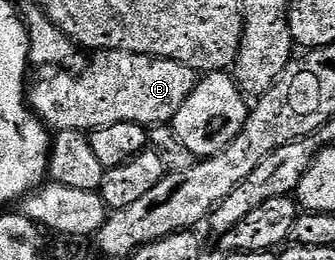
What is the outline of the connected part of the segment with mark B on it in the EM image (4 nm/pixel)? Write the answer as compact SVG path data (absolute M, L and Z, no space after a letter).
M104 52L95 55L95 60L83 70L79 76L62 76L66 74L54 74L51 80L42 80L38 85L31 87L28 92L28 103L35 116L46 125L47 129L53 130L55 133L67 132L68 130L76 130L77 132L85 132L87 134L95 132L97 128L103 128L104 126L116 126L120 122L132 122L133 124L141 124L143 126L157 126L157 125L169 125L173 117L180 110L180 106L183 106L184 102L187 102L190 96L195 95L196 89L194 88L200 80L199 73L191 70L188 66L184 66L180 62L172 62L171 60L155 60L148 56L141 56L140 54L132 54L131 52Z

